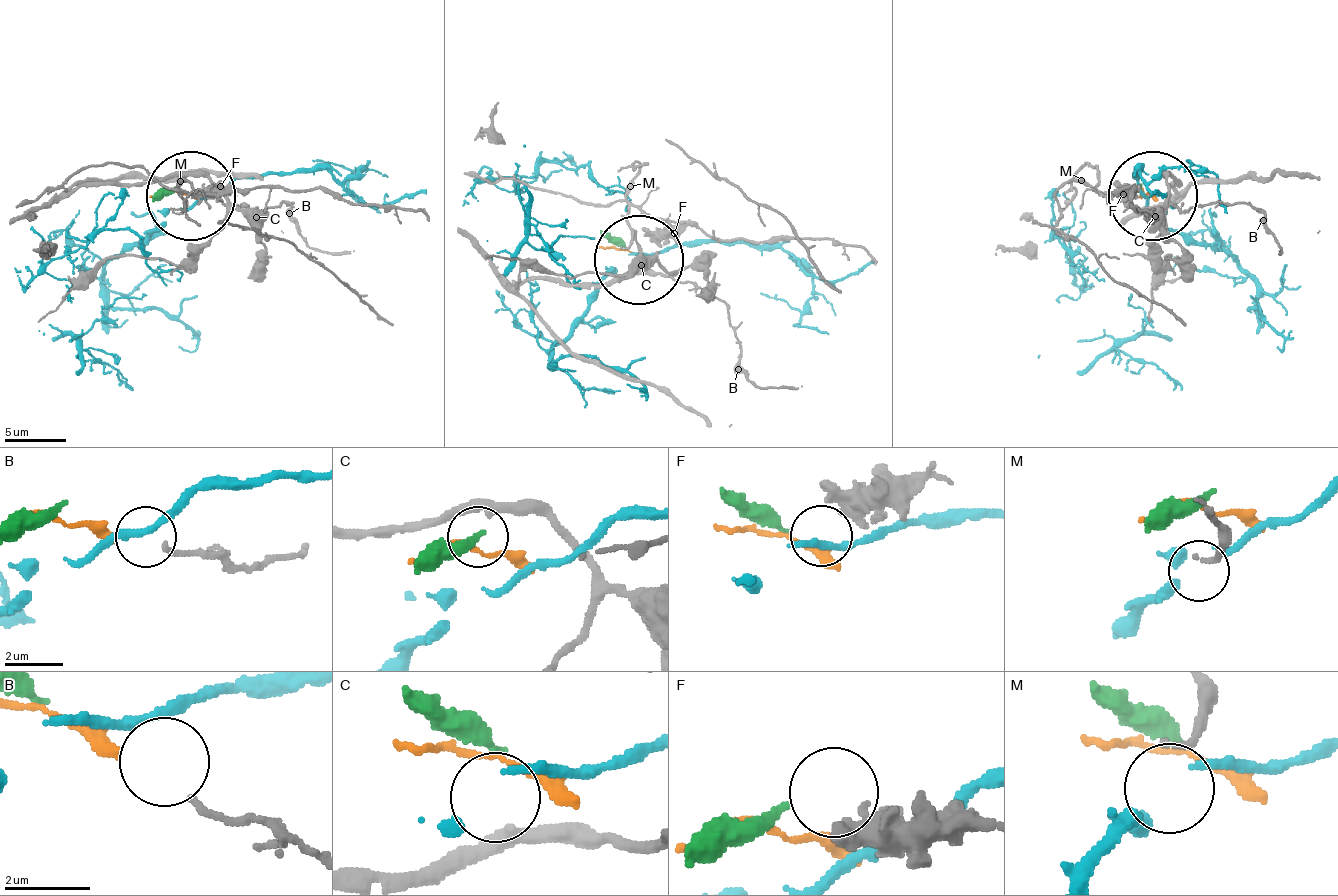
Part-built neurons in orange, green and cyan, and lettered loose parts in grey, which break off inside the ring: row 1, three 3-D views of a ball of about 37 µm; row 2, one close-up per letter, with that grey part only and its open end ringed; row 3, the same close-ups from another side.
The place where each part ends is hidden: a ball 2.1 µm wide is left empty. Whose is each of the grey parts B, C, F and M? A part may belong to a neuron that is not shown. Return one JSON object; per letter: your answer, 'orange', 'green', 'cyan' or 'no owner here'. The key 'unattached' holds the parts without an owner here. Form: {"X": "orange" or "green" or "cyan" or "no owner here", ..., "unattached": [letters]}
{"B": "orange", "C": "no owner here", "F": "no owner here", "M": "cyan", "unattached": ["C", "F"]}

